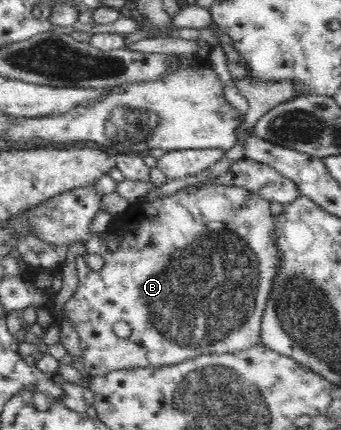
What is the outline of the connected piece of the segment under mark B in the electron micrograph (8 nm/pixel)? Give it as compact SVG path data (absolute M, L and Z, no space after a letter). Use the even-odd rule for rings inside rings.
M93 185L87 187L79 187L69 190L63 194L50 198L47 202L27 212L23 212L19 217L29 217L29 221L33 223L35 229L35 236L42 241L58 246L67 246L69 248L75 243L83 243L87 253L98 254L104 260L104 265L99 270L93 270L88 266L83 255L77 255L74 259L76 265L76 274L78 284L75 293L67 301L67 310L63 309L62 316L69 317L73 323L76 324L77 331L80 336L80 347L83 351L83 370L89 376L102 375L111 372L112 370L147 368L148 370L159 369L163 366L171 366L179 364L190 358L195 358L201 354L213 355L223 353L235 353L239 350L246 350L259 344L261 342L261 324L263 322L263 314L265 313L275 278L281 270L281 256L283 251L279 249L277 243L277 225L275 225L275 216L271 212L271 201L263 198L259 193L249 192L238 186L202 186L193 185L185 187L175 192L175 194L157 197L151 202L146 202L143 205L138 202L131 202L129 209L125 213L115 215L113 220L113 227L109 227L104 232L92 232L89 228L95 214L100 209L101 198L103 194L95 191ZM115 234L119 238L119 248L116 252L108 249L107 240L105 236ZM117 322L127 322L127 326L131 328L132 332L128 338L120 338L113 331L113 325Z

